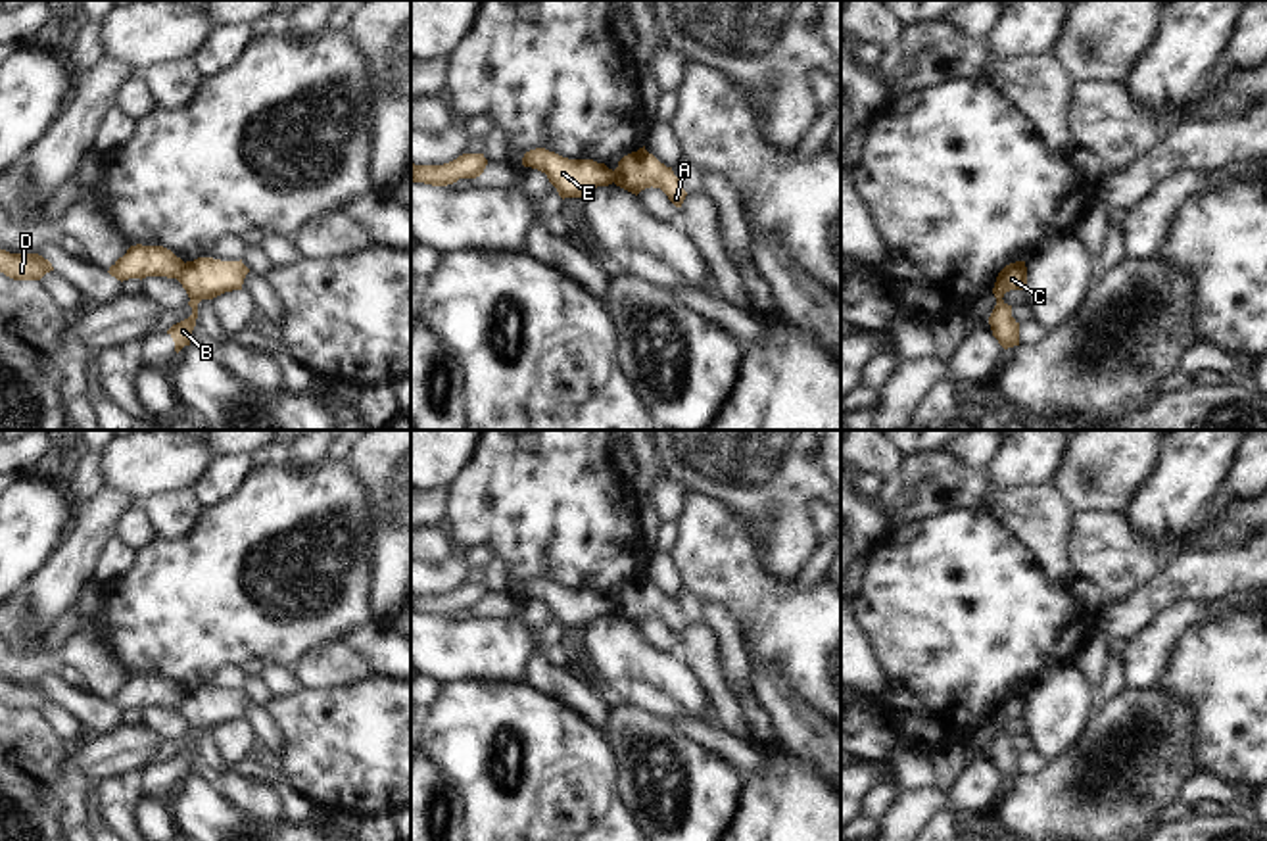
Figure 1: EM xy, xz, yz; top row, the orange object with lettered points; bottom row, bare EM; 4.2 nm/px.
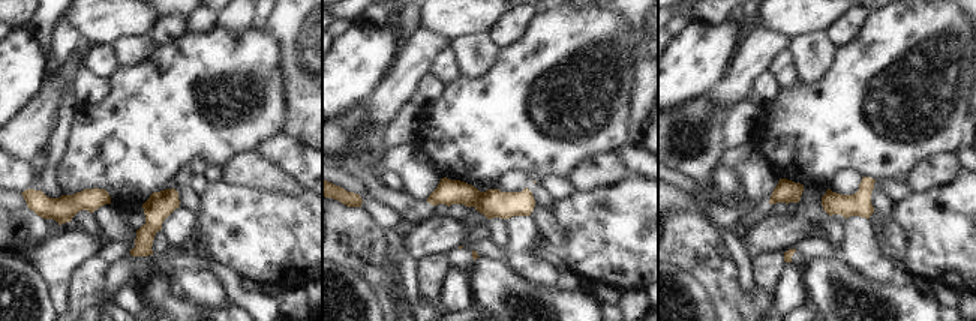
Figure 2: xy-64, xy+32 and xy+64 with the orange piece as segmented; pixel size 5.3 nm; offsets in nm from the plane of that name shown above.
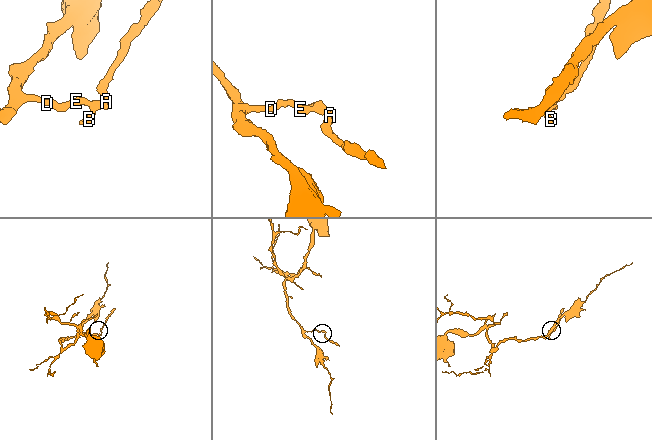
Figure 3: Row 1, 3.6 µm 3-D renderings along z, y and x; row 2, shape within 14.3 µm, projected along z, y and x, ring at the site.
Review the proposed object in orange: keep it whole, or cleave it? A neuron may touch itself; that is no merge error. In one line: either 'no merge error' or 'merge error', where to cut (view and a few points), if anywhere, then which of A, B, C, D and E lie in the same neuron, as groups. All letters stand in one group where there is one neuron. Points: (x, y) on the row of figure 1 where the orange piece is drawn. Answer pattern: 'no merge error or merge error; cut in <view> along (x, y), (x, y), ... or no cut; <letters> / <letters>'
merge error; cut in xy along (185, 264), (177, 279); A B C / D E

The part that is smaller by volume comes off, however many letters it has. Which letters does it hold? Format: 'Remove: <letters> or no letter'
Remove: A, B, C

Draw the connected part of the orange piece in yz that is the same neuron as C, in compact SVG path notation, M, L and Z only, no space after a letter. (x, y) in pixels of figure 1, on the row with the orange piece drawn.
M1016 261L1006 265L994 282L992 294L996 298L996 305L989 317L989 324L992 336L998 344L1008 349L1019 346L1019 323L1012 317L1012 305L1008 305L1002 298L1010 290L1023 290L1027 284L1027 267L1025 261Z

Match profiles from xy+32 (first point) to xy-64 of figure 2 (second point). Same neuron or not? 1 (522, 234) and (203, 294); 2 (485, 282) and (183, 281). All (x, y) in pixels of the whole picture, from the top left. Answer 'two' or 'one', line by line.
1: one
2: two

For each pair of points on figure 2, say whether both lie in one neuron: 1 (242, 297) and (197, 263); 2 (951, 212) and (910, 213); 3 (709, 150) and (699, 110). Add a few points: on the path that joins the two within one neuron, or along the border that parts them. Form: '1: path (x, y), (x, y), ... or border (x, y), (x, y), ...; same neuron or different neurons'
1: path (231, 285), (209, 264); same neuron
2: path (940, 213), (921, 213); same neuron
3: path (699, 140), (699, 120); same neuron

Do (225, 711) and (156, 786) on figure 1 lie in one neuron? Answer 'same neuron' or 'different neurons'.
same neuron

